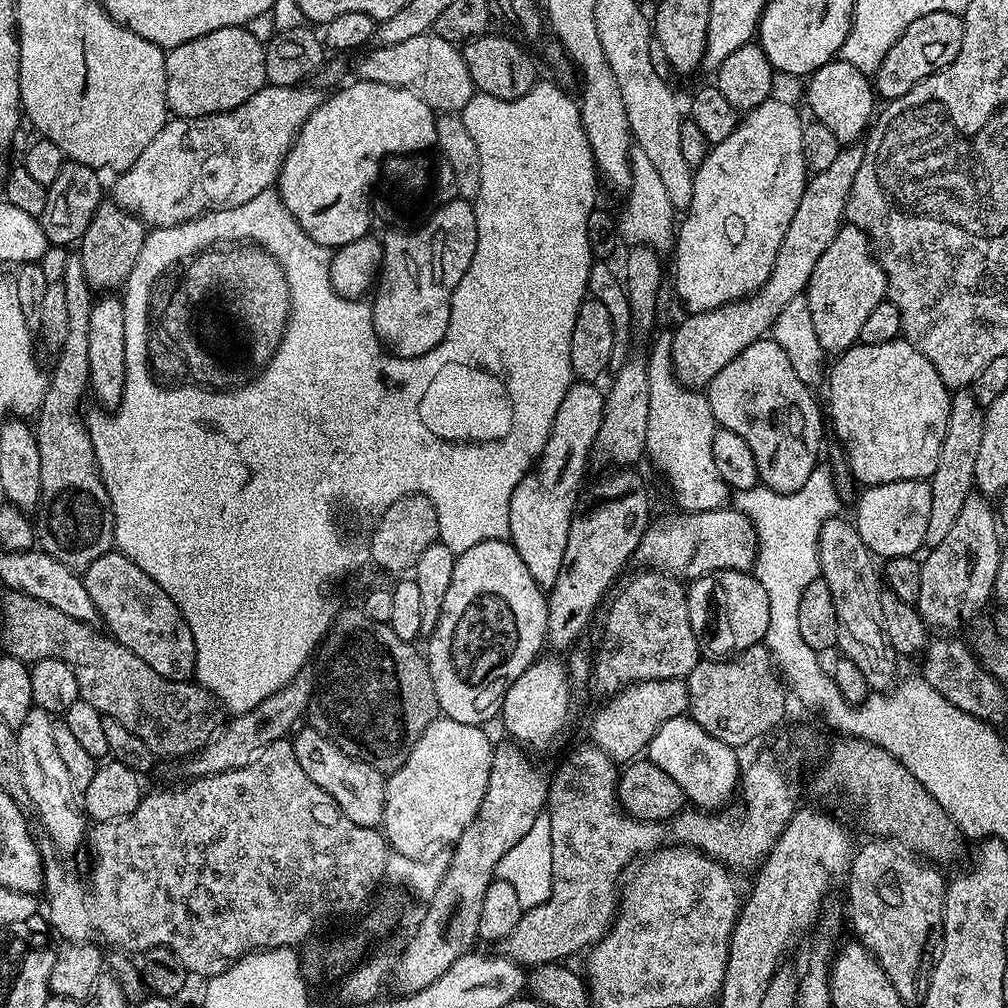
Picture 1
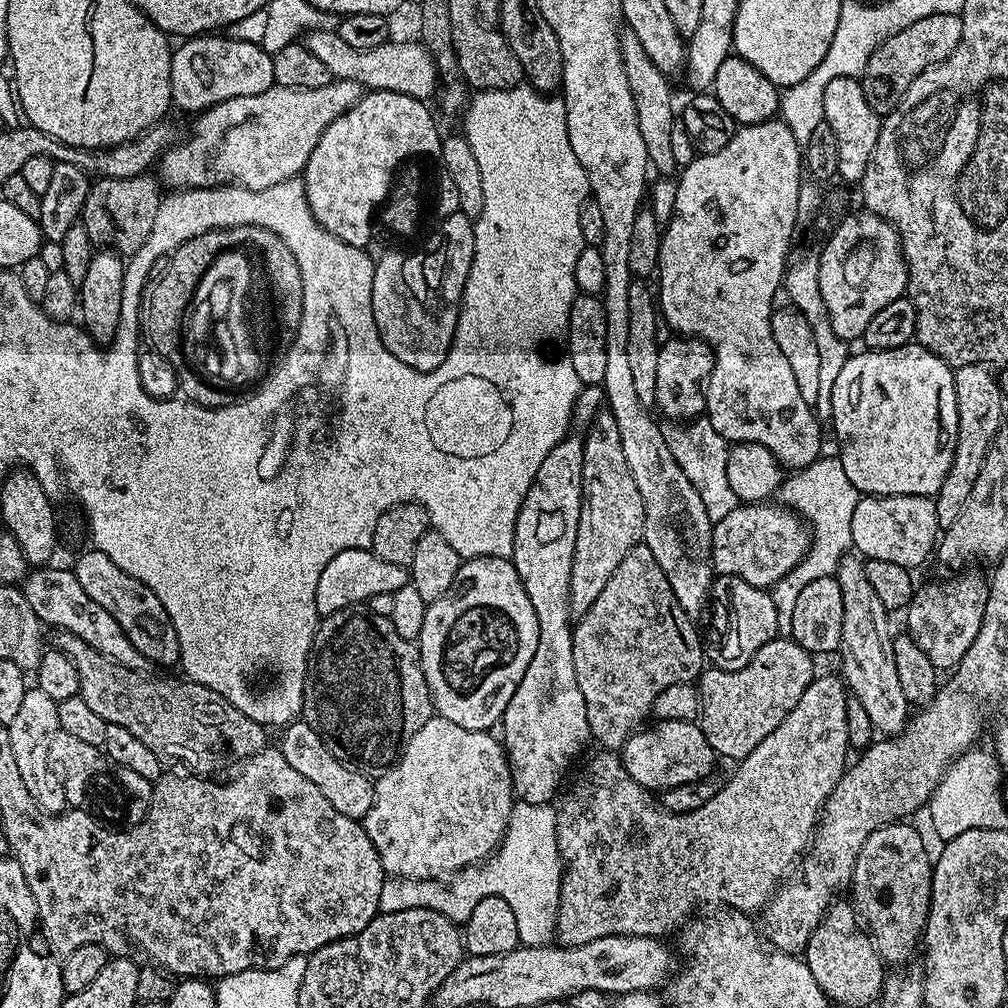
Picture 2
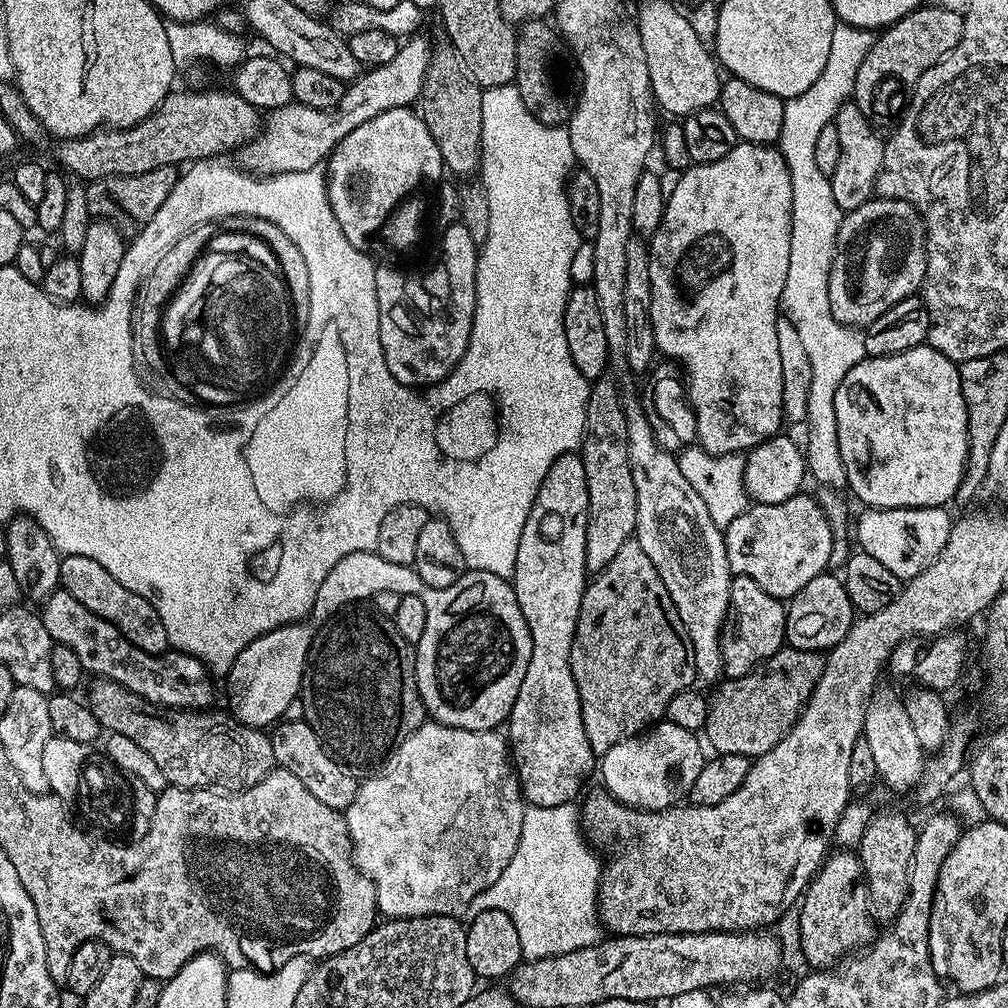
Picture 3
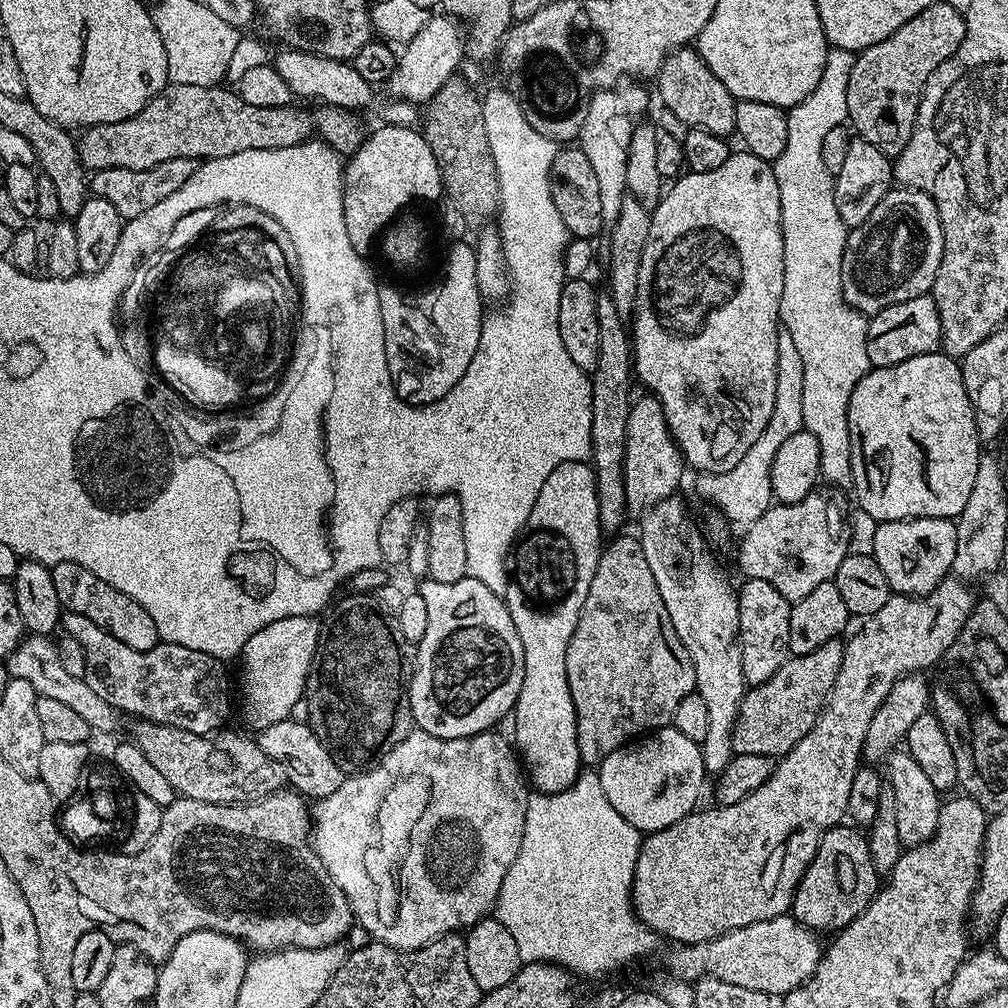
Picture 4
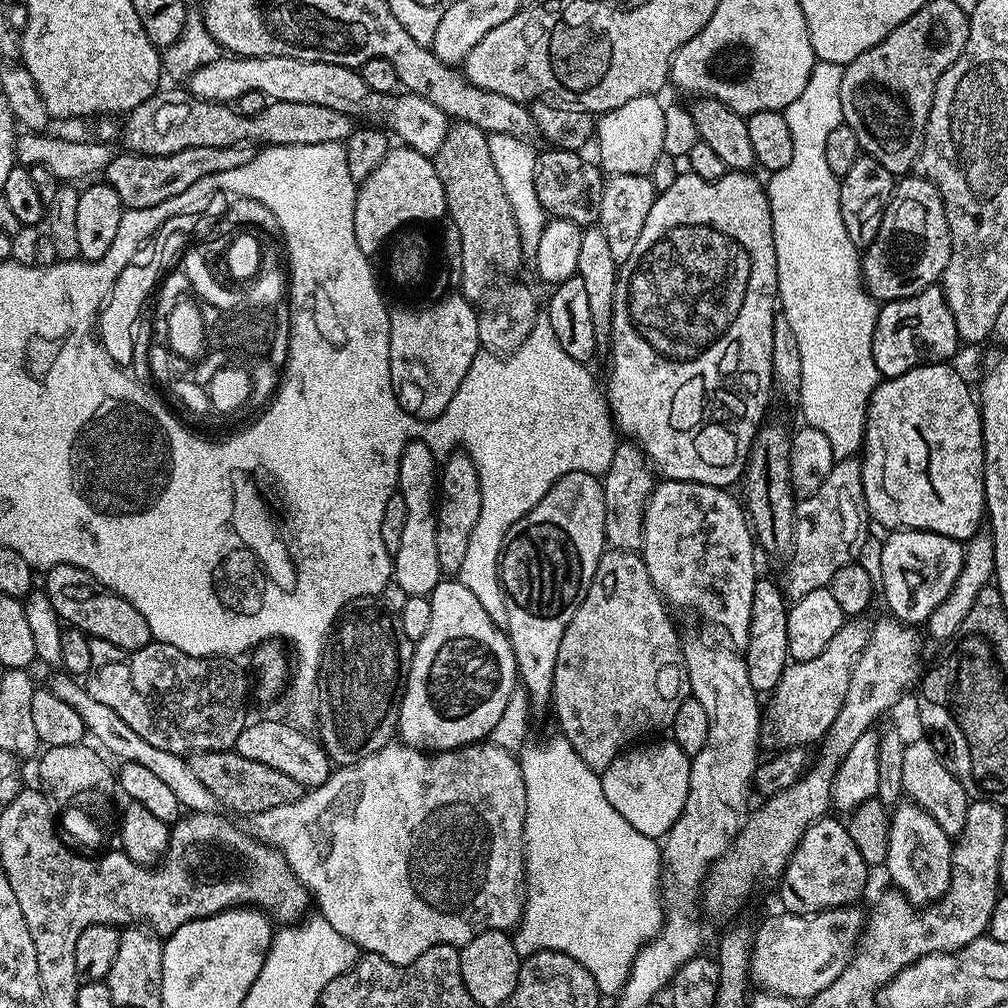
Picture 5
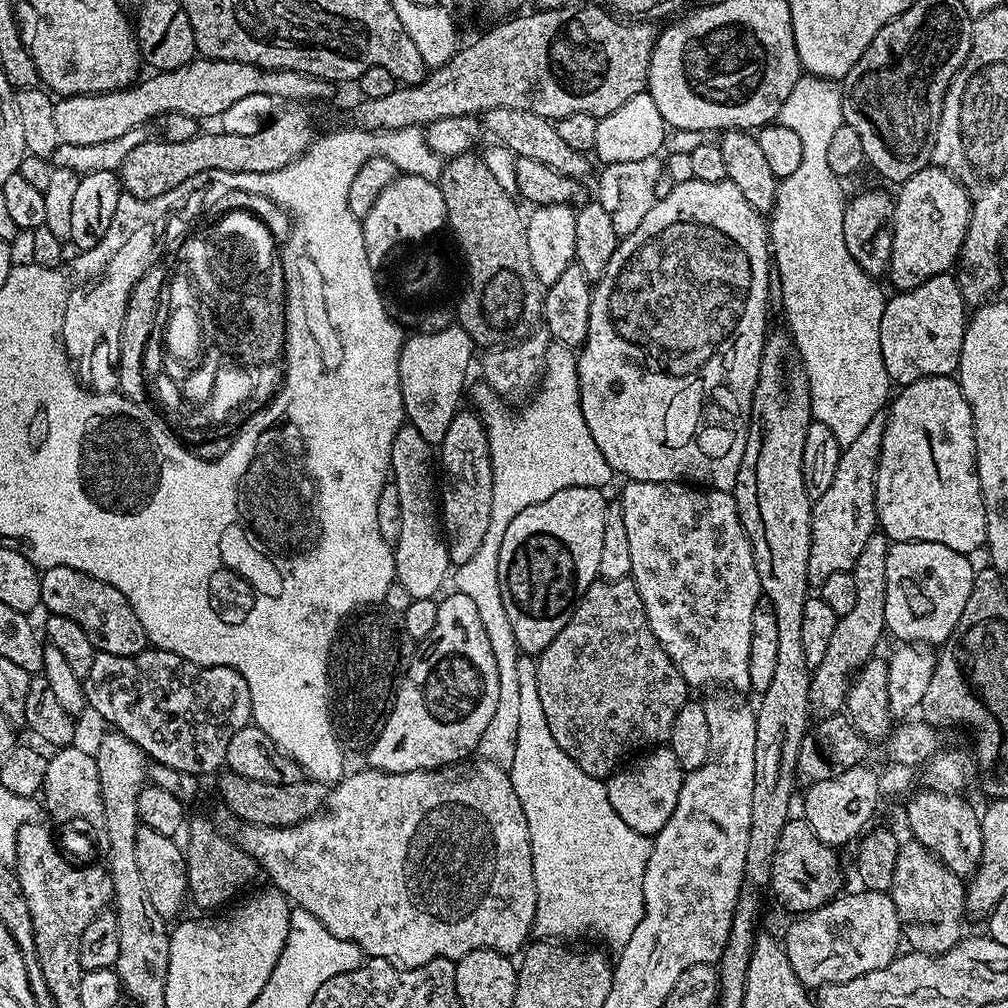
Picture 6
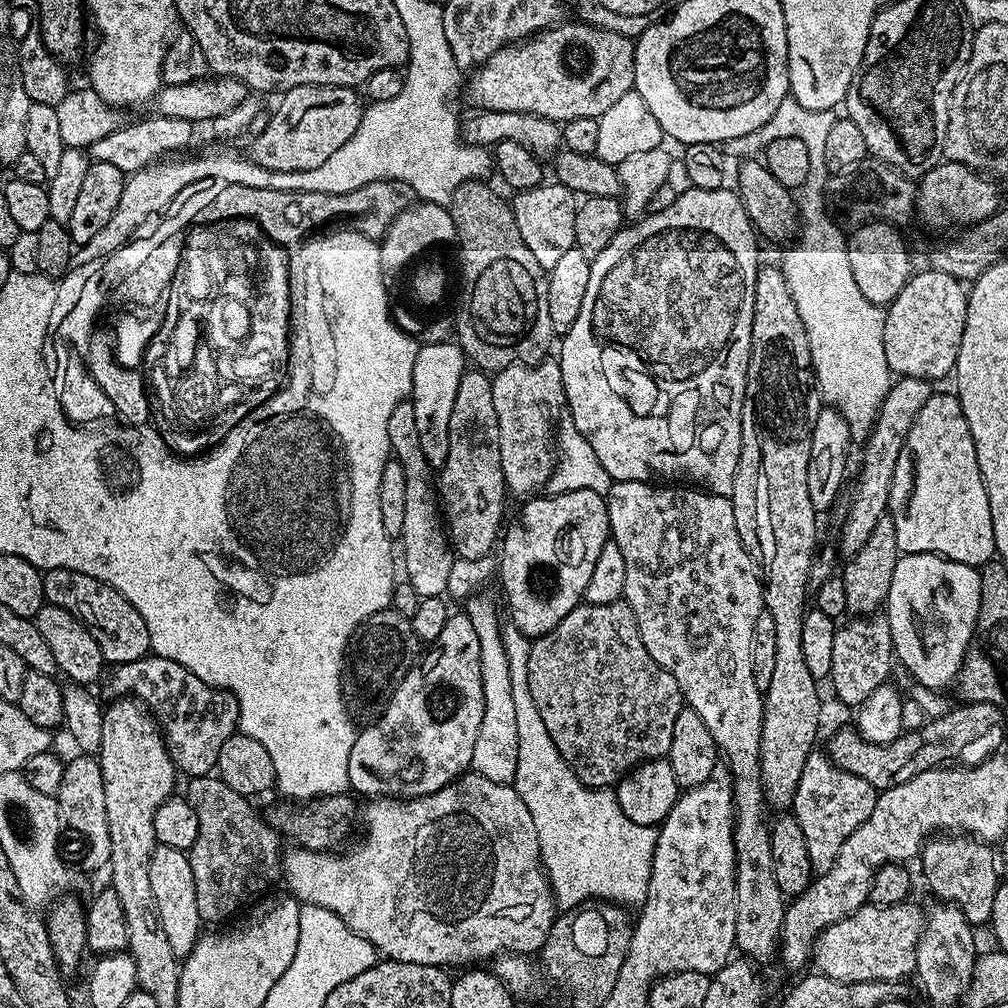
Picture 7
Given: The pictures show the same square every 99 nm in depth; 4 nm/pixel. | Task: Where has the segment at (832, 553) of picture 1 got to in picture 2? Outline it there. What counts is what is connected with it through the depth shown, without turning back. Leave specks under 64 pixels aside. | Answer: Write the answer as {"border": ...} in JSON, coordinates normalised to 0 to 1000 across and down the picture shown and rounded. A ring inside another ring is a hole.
{"border":[[[837,551],[829,563],[828,573],[835,585],[835,633],[831,644],[833,659],[837,662],[835,674],[844,689],[855,696],[855,704],[863,708],[866,723],[878,731],[887,730],[897,725],[903,713],[903,699],[891,677],[891,661],[887,661],[887,627],[881,624],[882,605],[875,601],[871,589],[864,584],[857,556],[852,551]]]}

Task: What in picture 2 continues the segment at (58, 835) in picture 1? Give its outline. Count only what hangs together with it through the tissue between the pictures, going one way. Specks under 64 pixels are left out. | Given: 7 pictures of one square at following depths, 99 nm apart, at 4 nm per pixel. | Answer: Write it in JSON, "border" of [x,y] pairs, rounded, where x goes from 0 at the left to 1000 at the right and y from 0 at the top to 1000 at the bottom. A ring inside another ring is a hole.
{"border":[[[29,682],[28,688],[22,692],[22,700],[18,703],[18,709],[14,716],[8,719],[10,728],[10,745],[14,747],[14,757],[18,765],[22,767],[22,777],[26,784],[30,784],[30,792],[38,796],[38,800],[44,806],[57,808],[67,802],[63,778],[60,775],[60,767],[54,764],[50,752],[50,732],[60,725],[58,716],[58,696],[47,690],[41,683]]]}

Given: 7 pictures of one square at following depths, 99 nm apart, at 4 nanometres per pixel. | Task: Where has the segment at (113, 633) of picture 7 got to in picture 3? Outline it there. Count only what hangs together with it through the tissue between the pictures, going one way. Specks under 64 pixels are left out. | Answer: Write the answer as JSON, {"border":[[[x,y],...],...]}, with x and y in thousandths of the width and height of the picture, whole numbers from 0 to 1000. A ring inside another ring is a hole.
{"border":[[[73,550],[63,553],[60,562],[59,582],[73,589],[73,593],[77,593],[77,597],[81,597],[85,605],[93,605],[97,613],[105,613],[105,617],[113,620],[129,638],[137,641],[137,645],[145,645],[145,649],[158,651],[168,646],[169,640],[165,633],[165,625],[161,622],[161,613],[157,613],[157,605],[153,605],[153,601],[149,601],[149,597],[141,593],[141,589],[125,585],[125,581],[121,581],[121,577],[117,577],[117,573],[108,569],[98,558],[93,558],[93,554]]]}

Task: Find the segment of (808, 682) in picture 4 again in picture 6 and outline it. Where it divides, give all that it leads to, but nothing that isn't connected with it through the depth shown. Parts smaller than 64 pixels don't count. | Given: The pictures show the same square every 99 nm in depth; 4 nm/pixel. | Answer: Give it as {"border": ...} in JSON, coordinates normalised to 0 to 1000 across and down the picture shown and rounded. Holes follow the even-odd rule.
{"border":[[[876,530],[865,531],[859,538],[859,542],[855,542],[855,550],[851,550],[849,562],[844,566],[847,581],[851,584],[851,597],[847,597],[843,609],[830,614],[827,621],[827,630],[823,633],[823,641],[819,641],[819,653],[815,653],[812,662],[805,664],[804,692],[806,693],[806,706],[813,708],[814,711],[830,709],[838,701],[841,683],[846,677],[846,672],[861,655],[870,650],[869,642],[872,641],[873,634],[879,631],[879,550],[882,543],[883,537]]]}

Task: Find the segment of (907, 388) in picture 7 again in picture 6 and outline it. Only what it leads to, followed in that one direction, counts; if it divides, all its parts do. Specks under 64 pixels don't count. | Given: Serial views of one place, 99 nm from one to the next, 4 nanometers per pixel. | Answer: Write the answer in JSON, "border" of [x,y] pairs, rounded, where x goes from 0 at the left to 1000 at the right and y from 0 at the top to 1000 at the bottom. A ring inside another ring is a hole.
{"border":[[[876,412],[866,415],[855,432],[843,442],[835,445],[831,454],[831,466],[827,466],[827,478],[819,490],[809,493],[806,502],[806,541],[802,559],[803,580],[813,581],[823,569],[844,567],[849,562],[855,542],[870,523],[869,515],[869,467],[873,457],[873,439],[877,434],[879,417]]]}

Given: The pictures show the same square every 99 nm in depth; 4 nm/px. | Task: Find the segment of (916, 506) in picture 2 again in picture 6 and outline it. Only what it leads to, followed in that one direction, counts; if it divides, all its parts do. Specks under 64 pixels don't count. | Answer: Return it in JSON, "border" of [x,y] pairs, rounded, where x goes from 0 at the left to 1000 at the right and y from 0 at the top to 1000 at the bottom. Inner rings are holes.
{"border":[[[888,538],[882,543],[879,550],[879,623],[885,627],[893,637],[912,637],[917,641],[935,641],[944,631],[944,626],[950,621],[954,613],[954,605],[958,605],[958,597],[962,593],[962,585],[966,581],[966,573],[969,564],[964,563],[964,560],[959,551],[950,546],[942,546],[942,542],[935,542],[935,538]]]}

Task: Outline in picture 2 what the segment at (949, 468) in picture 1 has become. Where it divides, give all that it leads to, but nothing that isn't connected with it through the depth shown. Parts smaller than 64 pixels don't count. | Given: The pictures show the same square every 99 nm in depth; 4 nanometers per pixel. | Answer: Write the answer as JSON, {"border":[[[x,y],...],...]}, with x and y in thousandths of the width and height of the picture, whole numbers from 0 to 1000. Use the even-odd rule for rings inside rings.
{"border":[[[963,361],[945,368],[946,391],[950,399],[950,435],[946,442],[946,454],[942,458],[942,466],[938,466],[938,475],[930,486],[929,518],[934,525],[942,523],[946,514],[954,507],[958,493],[974,466],[974,458],[978,458],[978,446],[982,446],[984,437],[988,434],[992,422],[997,420],[996,397],[998,390],[992,386],[989,370],[978,361]]]}

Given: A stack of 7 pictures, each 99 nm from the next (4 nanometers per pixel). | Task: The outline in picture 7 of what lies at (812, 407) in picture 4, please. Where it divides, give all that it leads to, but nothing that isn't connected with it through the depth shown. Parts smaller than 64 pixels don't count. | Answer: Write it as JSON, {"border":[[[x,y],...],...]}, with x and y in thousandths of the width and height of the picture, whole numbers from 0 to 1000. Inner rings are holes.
{"border":[[[783,97],[776,101],[776,105],[772,105],[772,109],[768,109],[768,117],[764,117],[760,125],[752,125],[752,129],[744,133],[736,133],[733,142],[738,145],[741,143],[757,145],[768,141],[768,137],[787,135],[796,137],[796,141],[800,141],[800,149],[804,149],[804,173],[800,173],[800,181],[792,188],[794,212],[792,237],[785,244],[777,247],[778,255],[772,258],[772,264],[778,269],[780,284],[784,284],[788,304],[792,304],[792,313],[796,315],[796,323],[800,323],[800,339],[804,339],[806,370],[810,373],[813,396],[820,404],[835,411],[835,415],[841,420],[846,438],[856,438],[865,430],[865,423],[869,413],[873,410],[875,399],[886,383],[887,371],[879,359],[879,343],[875,343],[878,307],[860,298],[855,288],[851,288],[850,282],[847,281],[847,272],[843,269],[843,252],[838,231],[833,231],[832,224],[821,215],[821,206],[817,203],[817,182],[823,178],[817,154],[819,153],[819,136],[826,118],[825,111],[800,109],[800,105]]]}

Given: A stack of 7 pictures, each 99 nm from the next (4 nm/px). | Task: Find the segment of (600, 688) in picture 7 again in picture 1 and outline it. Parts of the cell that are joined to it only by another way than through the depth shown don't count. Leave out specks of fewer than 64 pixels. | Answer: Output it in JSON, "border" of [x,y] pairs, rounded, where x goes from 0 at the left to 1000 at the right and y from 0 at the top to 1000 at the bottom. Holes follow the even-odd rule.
{"border":[[[635,565],[632,571],[621,575],[618,576],[619,584],[611,592],[606,592],[607,600],[606,595],[602,600],[604,603],[599,611],[595,644],[589,647],[590,670],[611,679],[607,681],[631,679],[634,675],[679,675],[696,654],[688,625],[685,625],[685,605],[680,580],[658,565]]]}

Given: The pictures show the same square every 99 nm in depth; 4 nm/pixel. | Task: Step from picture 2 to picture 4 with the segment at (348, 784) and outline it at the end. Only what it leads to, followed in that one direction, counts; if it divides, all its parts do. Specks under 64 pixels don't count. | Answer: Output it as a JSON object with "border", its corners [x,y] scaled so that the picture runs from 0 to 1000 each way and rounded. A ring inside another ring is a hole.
{"border":[[[287,712],[280,716],[272,716],[272,720],[257,723],[256,737],[260,748],[264,748],[264,752],[280,760],[283,775],[293,785],[311,795],[318,794],[331,788],[331,784],[339,780],[343,766],[335,760],[335,756],[331,756],[327,744],[323,744],[323,740],[313,731],[309,720],[301,713],[294,713]]]}

